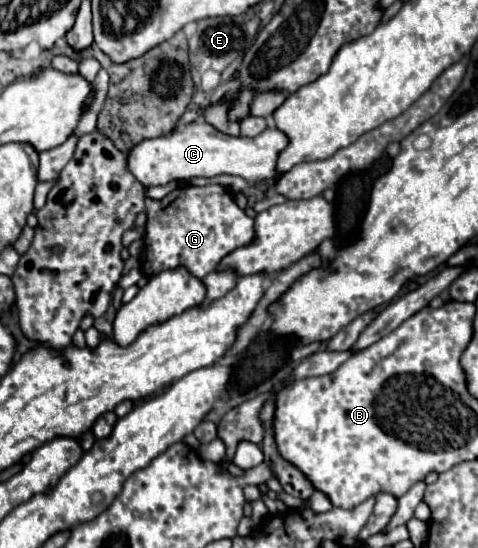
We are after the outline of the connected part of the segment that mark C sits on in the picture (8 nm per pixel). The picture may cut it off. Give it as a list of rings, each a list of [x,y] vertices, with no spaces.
[[[189,123],[183,131],[175,131],[167,137],[145,139],[129,149],[127,169],[145,187],[157,187],[167,183],[181,183],[191,177],[217,177],[217,175],[237,175],[247,181],[259,183],[263,179],[275,177],[277,153],[287,145],[287,137],[279,129],[265,129],[257,137],[231,137],[217,131],[209,123]]]

